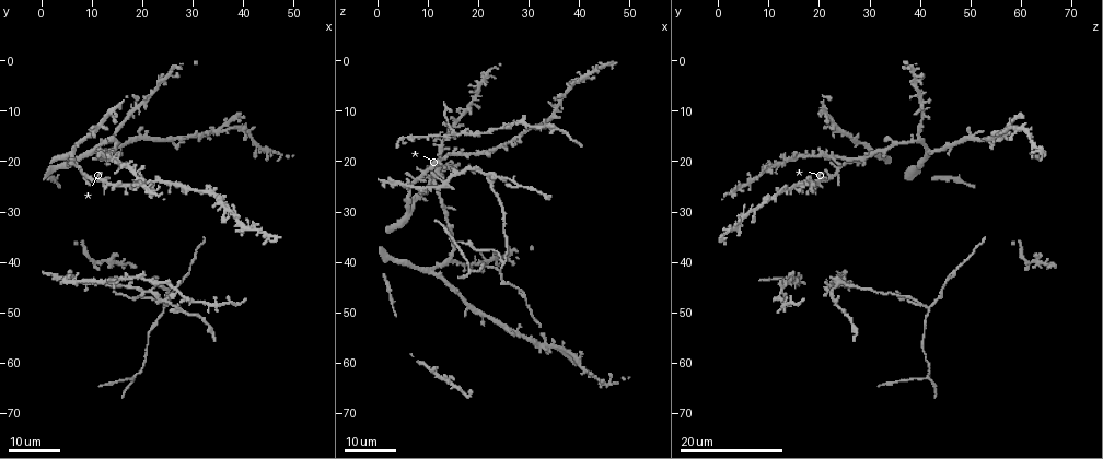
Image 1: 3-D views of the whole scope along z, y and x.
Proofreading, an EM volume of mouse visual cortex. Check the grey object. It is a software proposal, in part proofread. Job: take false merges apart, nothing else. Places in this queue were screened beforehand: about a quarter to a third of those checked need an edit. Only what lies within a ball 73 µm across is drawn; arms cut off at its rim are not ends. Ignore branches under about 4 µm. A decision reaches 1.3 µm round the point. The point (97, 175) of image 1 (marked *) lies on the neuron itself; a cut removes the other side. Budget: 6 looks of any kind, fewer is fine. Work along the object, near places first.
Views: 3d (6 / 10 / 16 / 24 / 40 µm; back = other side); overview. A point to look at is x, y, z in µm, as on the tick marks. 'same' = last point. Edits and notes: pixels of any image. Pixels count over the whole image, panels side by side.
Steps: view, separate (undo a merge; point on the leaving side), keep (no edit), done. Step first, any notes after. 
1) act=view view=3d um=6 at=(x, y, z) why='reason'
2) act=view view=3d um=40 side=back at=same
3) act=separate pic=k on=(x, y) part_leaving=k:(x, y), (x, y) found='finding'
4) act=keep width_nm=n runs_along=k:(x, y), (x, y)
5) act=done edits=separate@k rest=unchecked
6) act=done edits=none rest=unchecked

act=view view=3d um=16 at=(22.0, 46.0, 22.5) why='three-way junction'

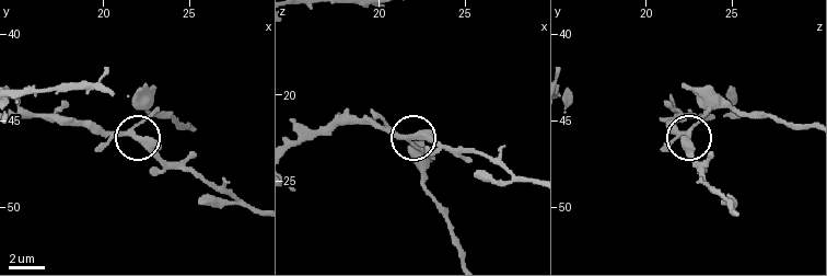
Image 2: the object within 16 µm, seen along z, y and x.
act=view view=3d um=6 at=(21.7, 45.7, 22.5)

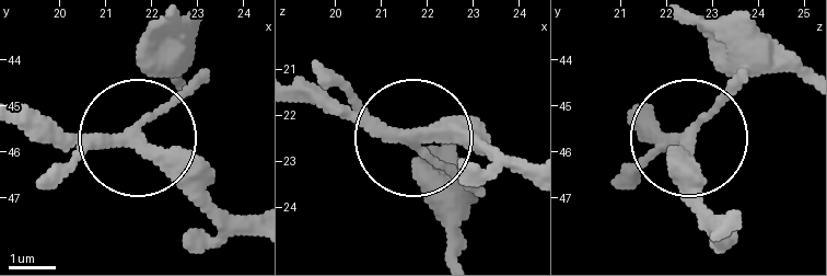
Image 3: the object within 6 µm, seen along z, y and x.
act=keep width_nm=270 found='all the same neuron'

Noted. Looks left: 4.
act=view view=3d um=24 at=(26.5, 45.5, 13.0) why='looks like a crossing'

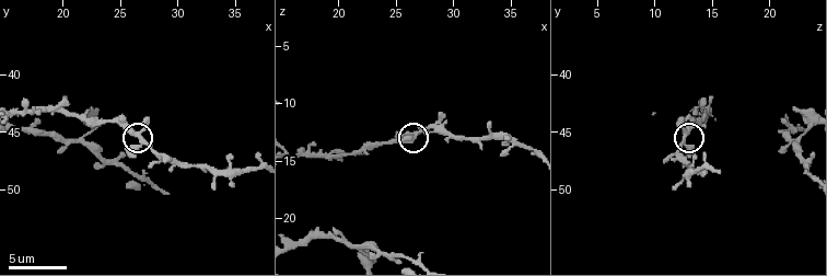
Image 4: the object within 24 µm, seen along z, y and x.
act=view view=3d um=10 at=(26.6, 45.4, 12.6) why='closer look'

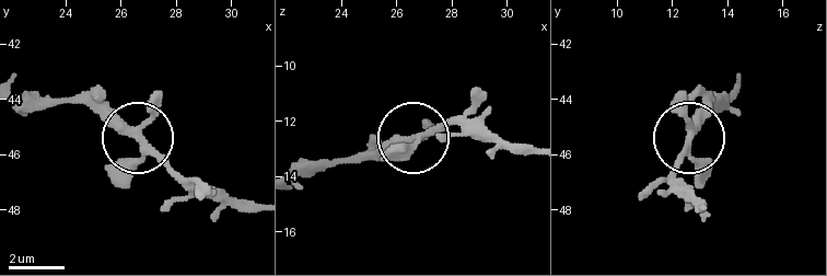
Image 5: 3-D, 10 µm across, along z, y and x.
act=view view=3d um=10 side=back at=(26.6, 45.4, 12.7)

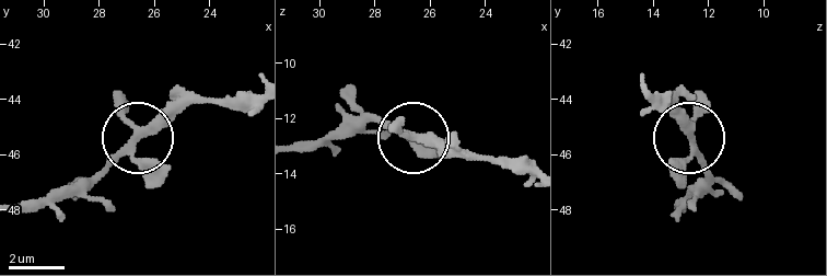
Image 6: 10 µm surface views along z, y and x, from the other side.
act=keep arms=4 found='continuous, no second neuron'

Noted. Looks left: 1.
act=done edits=none rest=unchecked

